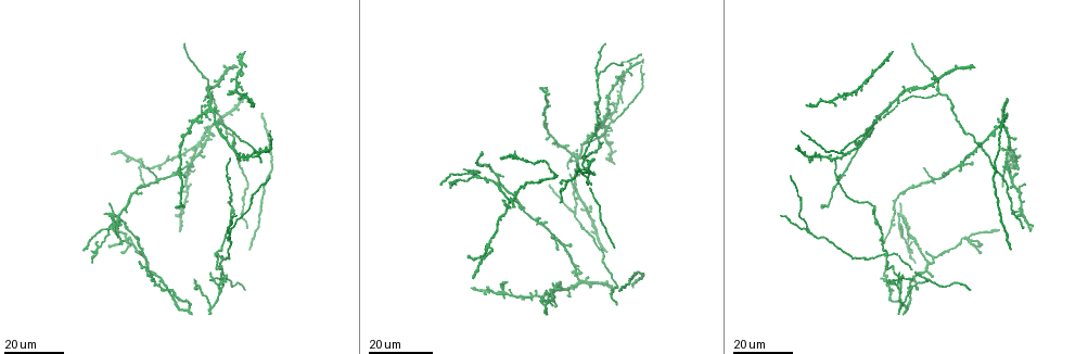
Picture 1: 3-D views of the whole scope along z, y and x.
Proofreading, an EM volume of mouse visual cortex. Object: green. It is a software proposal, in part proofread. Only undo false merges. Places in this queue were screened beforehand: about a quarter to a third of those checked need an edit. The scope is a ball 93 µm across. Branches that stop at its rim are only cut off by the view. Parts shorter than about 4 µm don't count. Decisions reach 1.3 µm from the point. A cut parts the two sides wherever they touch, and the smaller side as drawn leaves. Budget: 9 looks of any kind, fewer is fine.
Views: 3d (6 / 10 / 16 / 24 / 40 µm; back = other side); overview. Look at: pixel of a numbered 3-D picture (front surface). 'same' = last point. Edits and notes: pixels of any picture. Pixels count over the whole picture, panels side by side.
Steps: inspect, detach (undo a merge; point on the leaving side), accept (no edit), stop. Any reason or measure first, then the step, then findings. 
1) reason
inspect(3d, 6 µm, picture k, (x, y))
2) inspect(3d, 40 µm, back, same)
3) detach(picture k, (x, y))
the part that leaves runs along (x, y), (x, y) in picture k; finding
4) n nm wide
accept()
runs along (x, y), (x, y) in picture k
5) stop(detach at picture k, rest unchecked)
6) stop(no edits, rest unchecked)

four-way junction
inspect(3d, 24 µm, picture 1, (164, 163))

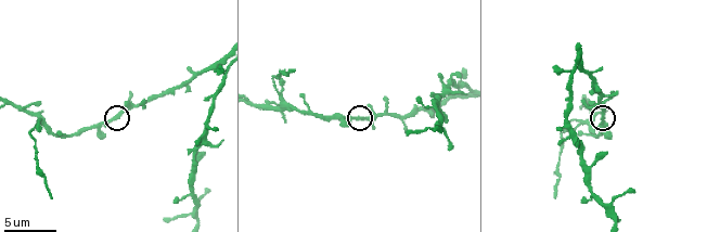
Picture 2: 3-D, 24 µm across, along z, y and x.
inspect(3d, 6 µm, picture 2, (121, 113))

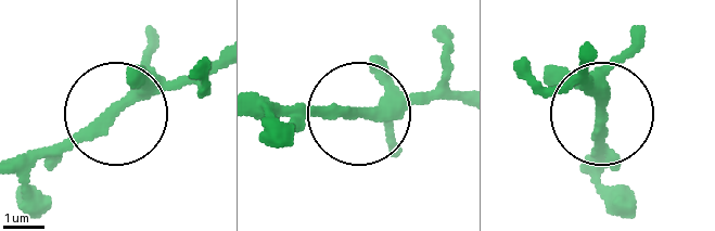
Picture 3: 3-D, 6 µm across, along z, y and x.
290 nm wide
accept()
one cell here

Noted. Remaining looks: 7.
small branch off a trunk
inspect(3d, 6 µm, picture 2, (586, 123))

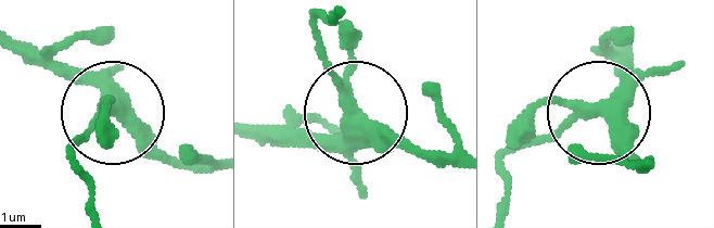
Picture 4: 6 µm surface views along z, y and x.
from behind
inspect(3d, 6 µm, back, picture 4, (598, 108))

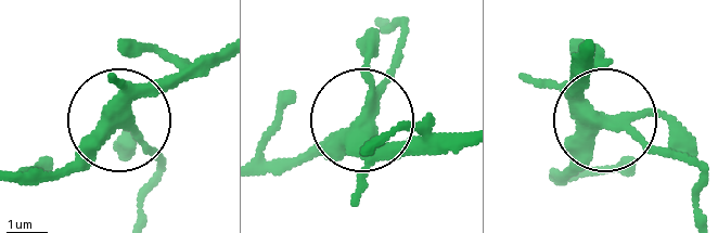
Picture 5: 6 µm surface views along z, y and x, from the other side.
4 arms
detach(picture 5, (161, 158))
the part that leaves runs along (136, 139), (156, 159), (142, 218) in picture 5; two cells meet here

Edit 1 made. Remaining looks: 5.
inspect(overview)

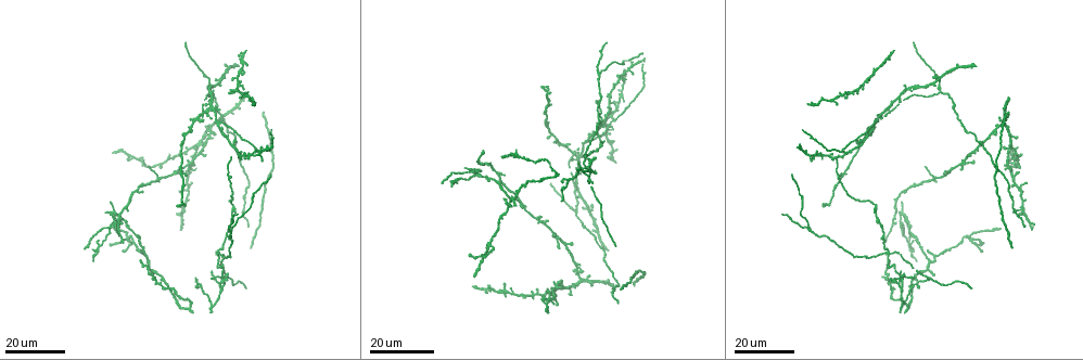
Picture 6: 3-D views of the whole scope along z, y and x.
four or more arms meet
inspect(3d, 24 µm, picture 6, (212, 106))

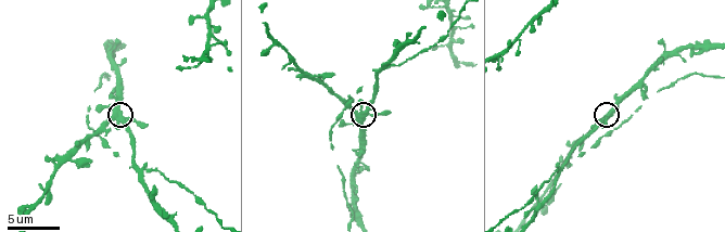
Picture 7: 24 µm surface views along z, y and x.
zoom in
inspect(3d, 6 µm, picture 7, (609, 113))

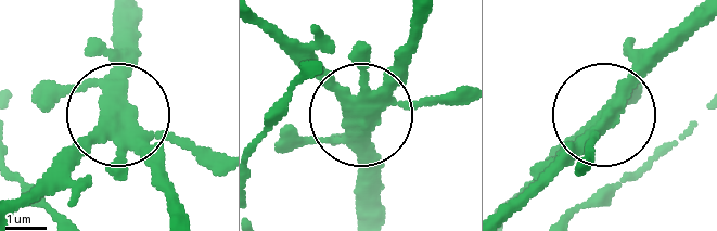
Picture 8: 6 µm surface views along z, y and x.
4 arms
accept()
runs along (186, 218), (161, 155), (123, 122), (43, 194) in picture 8; one cell here

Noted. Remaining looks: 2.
three arms meet
inspect(3d, 16 µm, picture 7, (692, 76))

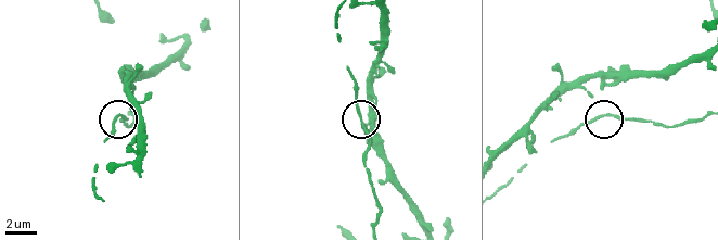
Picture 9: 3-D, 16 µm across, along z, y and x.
accept()
runs along (500, 151), (574, 89), (610, 116), (639, 120) in picture 9; all the same cell

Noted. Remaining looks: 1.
stop(detach at picture 5, rest unchecked)

